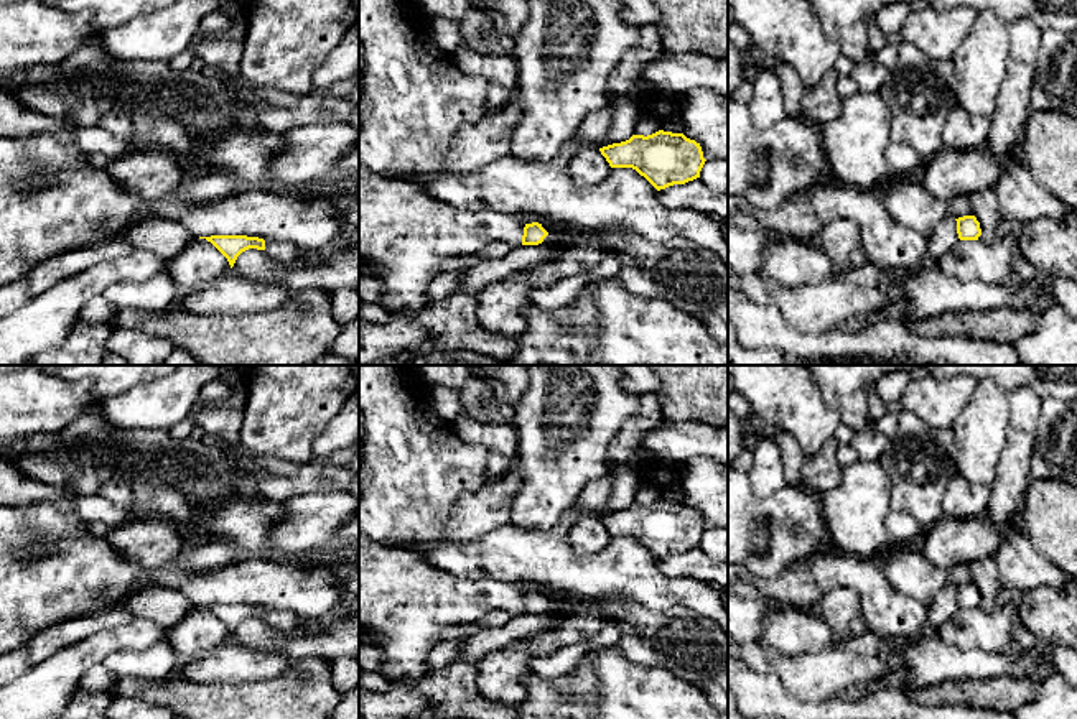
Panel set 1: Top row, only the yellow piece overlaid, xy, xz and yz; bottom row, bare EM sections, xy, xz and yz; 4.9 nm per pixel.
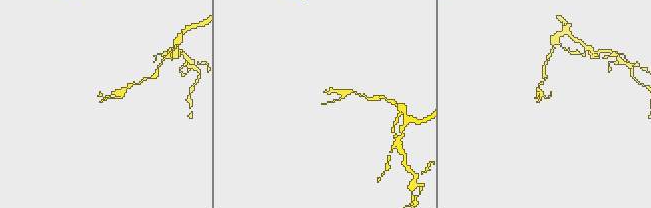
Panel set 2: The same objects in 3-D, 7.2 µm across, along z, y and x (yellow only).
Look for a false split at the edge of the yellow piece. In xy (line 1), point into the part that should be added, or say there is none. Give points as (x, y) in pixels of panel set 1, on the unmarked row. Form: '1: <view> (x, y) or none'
1: none

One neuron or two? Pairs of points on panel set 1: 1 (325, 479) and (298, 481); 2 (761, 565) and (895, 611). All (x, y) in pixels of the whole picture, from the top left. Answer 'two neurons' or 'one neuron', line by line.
1: one neuron
2: two neurons

